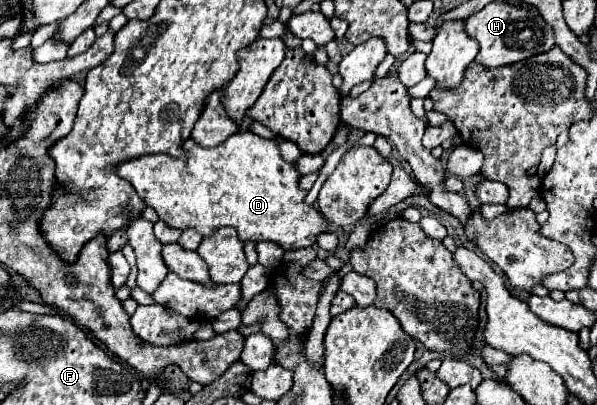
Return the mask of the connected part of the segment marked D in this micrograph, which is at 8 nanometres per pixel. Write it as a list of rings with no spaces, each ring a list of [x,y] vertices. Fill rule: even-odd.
[[[237,131],[225,143],[205,149],[193,139],[187,141],[187,157],[171,155],[145,155],[139,159],[125,161],[117,167],[117,175],[129,181],[137,195],[157,211],[159,219],[175,229],[195,229],[199,235],[207,237],[217,227],[231,225],[241,235],[241,241],[273,241],[283,249],[311,247],[317,243],[317,237],[327,231],[325,217],[305,203],[307,191],[299,189],[301,173],[295,163],[289,163],[281,157],[275,141],[267,141],[251,131]]]

